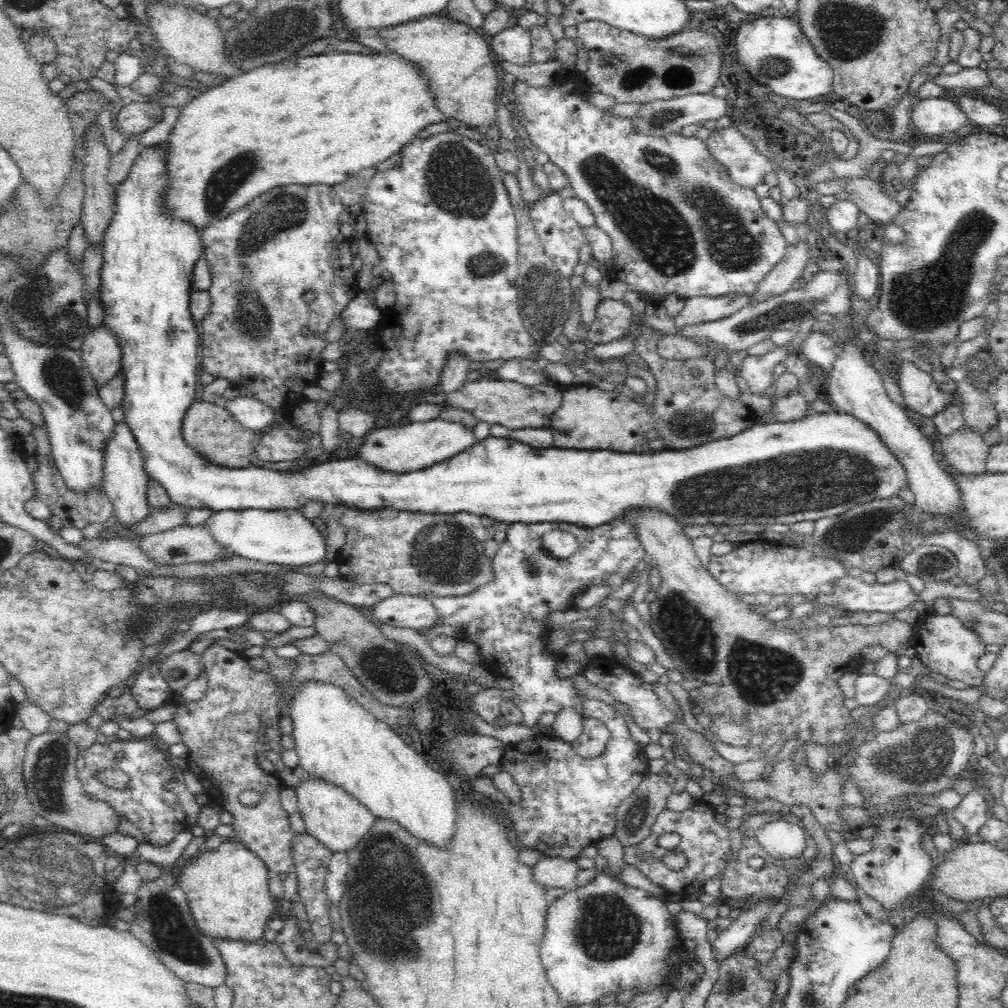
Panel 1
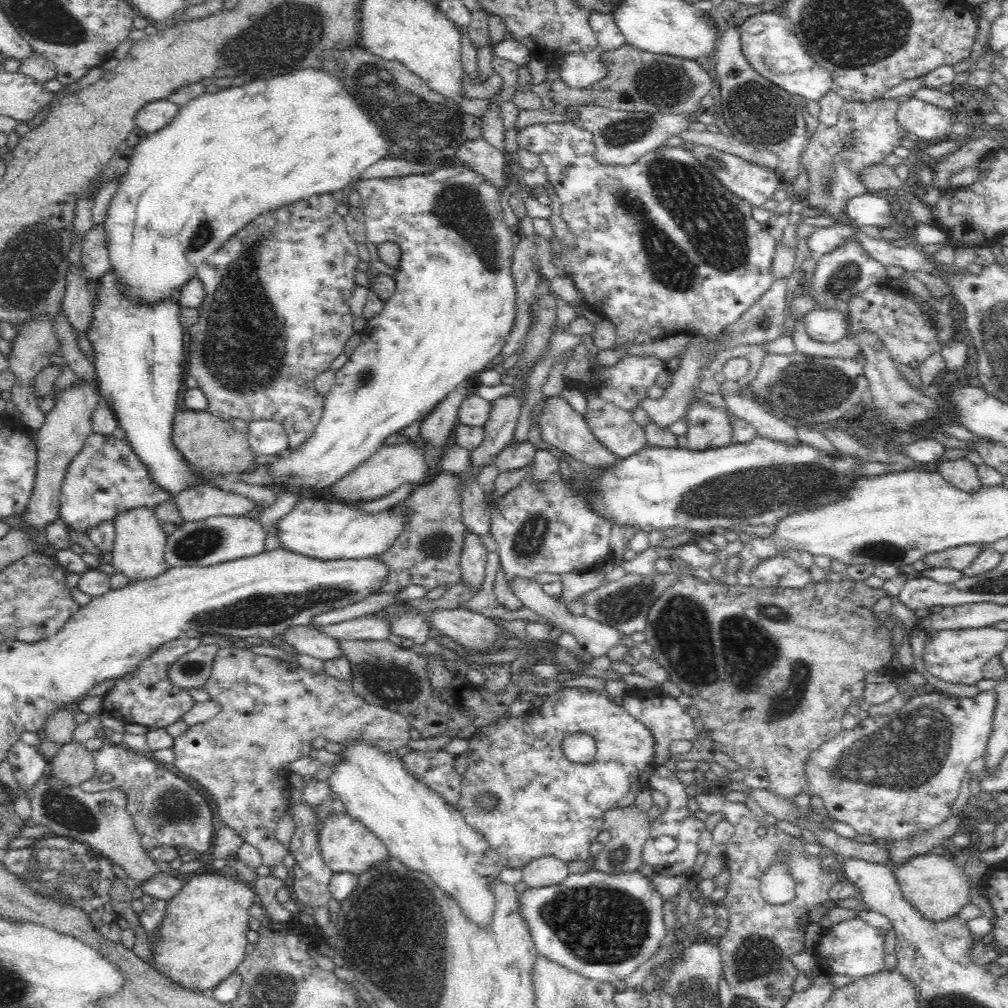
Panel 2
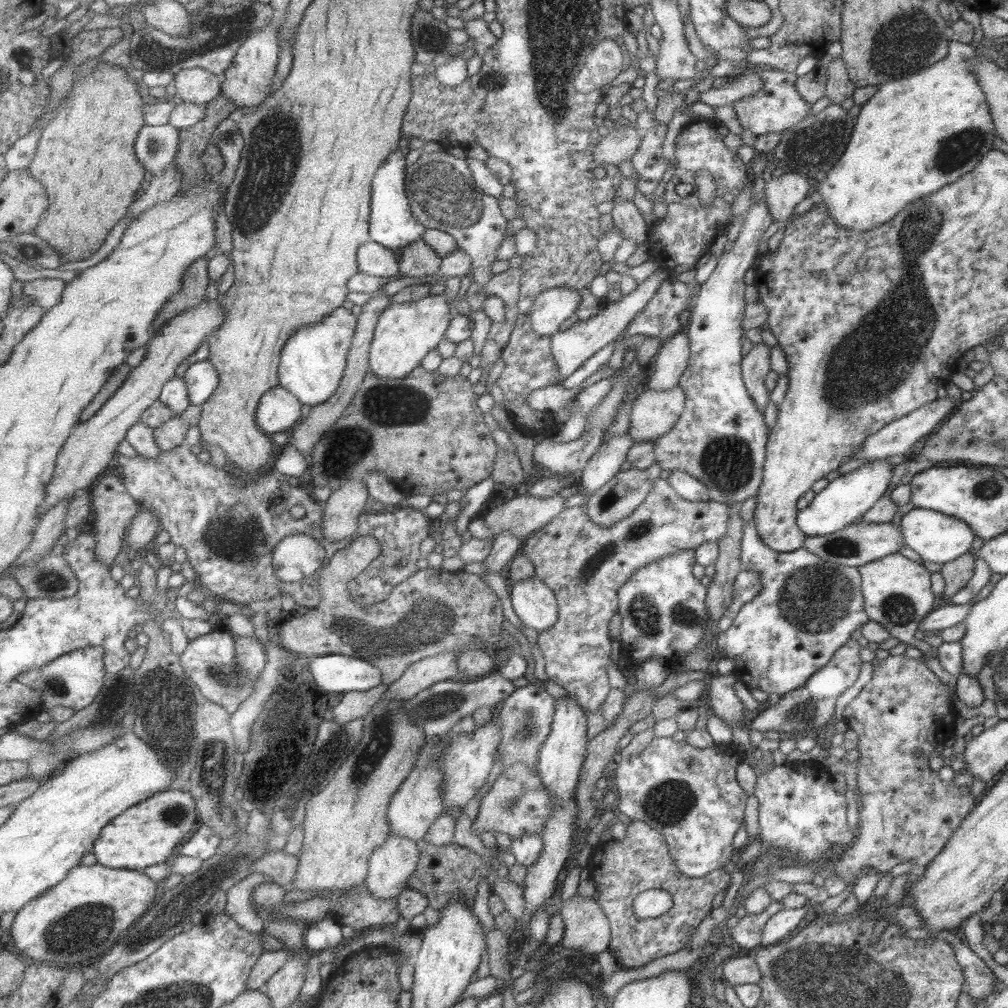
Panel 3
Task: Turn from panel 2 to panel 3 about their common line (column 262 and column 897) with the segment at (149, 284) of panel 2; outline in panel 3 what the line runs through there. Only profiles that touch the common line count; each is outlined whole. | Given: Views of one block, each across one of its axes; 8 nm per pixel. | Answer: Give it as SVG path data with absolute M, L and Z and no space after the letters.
M949 38L947 54L939 62L934 62L929 68L925 68L923 72L911 74L911 76L907 76L903 80L887 80L887 82L879 83L876 92L861 105L844 151L841 153L839 160L833 165L833 168L818 181L816 191L821 196L823 204L827 206L829 216L833 218L833 222L837 226L845 226L845 230L851 230L851 232L861 234L863 230L873 228L875 224L881 224L883 220L889 220L891 216L895 216L899 212L899 208L903 208L911 200L929 196L929 194L939 191L939 188L949 184L949 182L955 182L961 174L969 172L986 152L993 149L994 124L989 112L985 93L979 86L977 75L974 73L974 68L976 67L974 56L976 56L976 53L976 45L957 42Z

